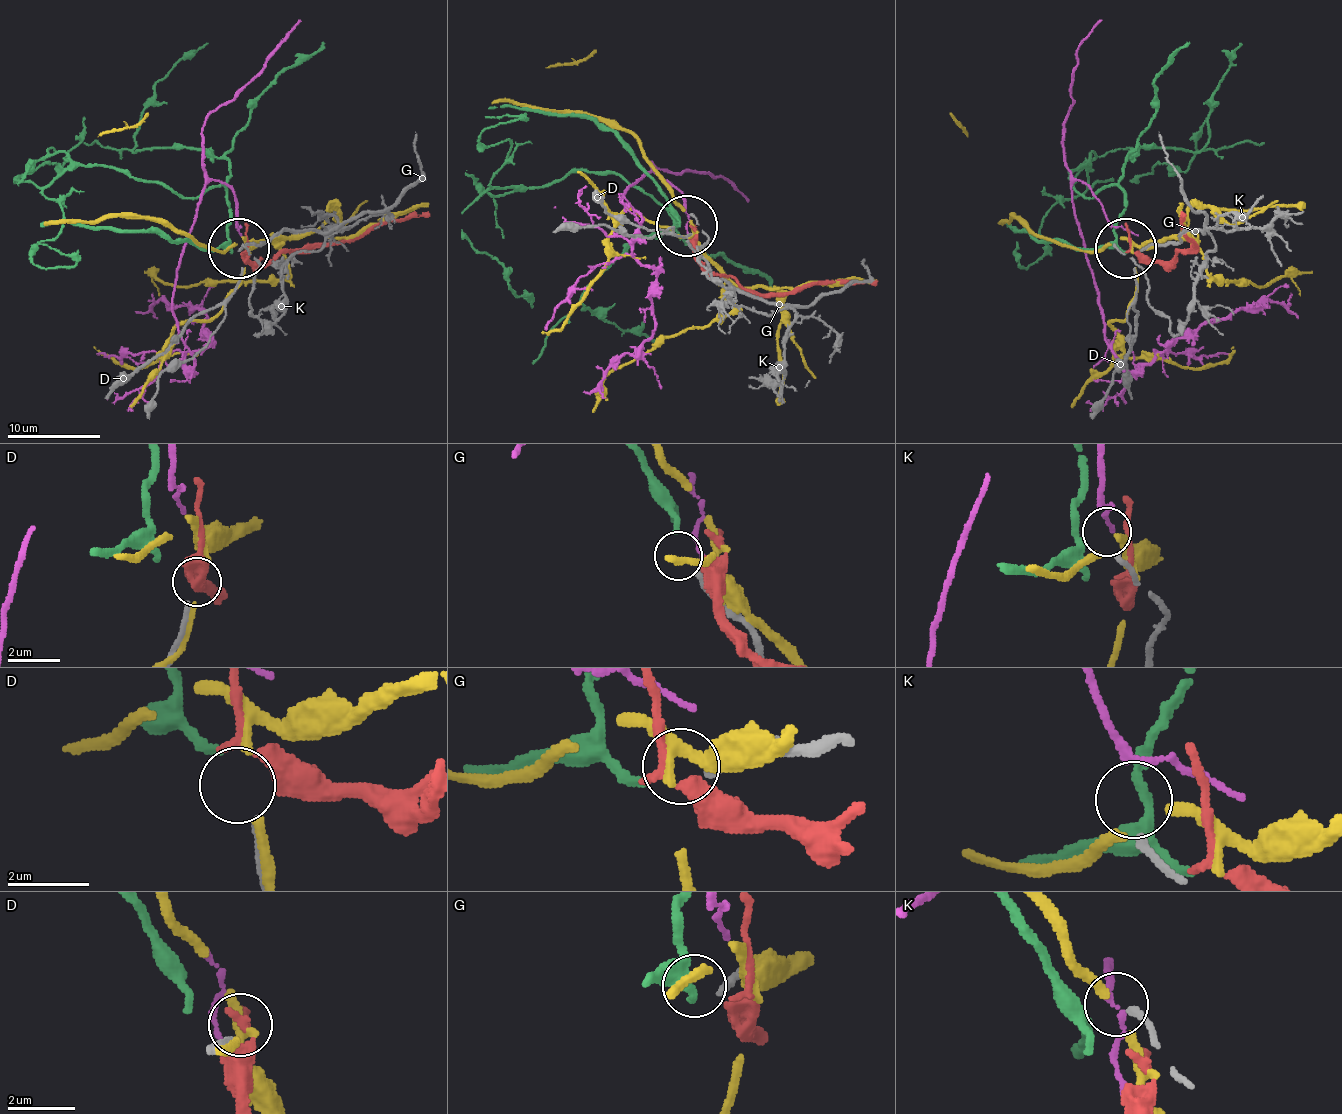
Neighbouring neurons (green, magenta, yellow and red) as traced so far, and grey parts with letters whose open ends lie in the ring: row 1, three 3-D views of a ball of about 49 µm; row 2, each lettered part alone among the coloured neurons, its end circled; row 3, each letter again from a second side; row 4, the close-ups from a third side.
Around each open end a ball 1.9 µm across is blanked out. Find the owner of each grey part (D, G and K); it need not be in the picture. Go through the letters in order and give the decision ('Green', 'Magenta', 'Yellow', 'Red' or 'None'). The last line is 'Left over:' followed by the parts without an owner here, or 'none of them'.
D: Red
G: Green
K: Magenta
Left over: none of them

